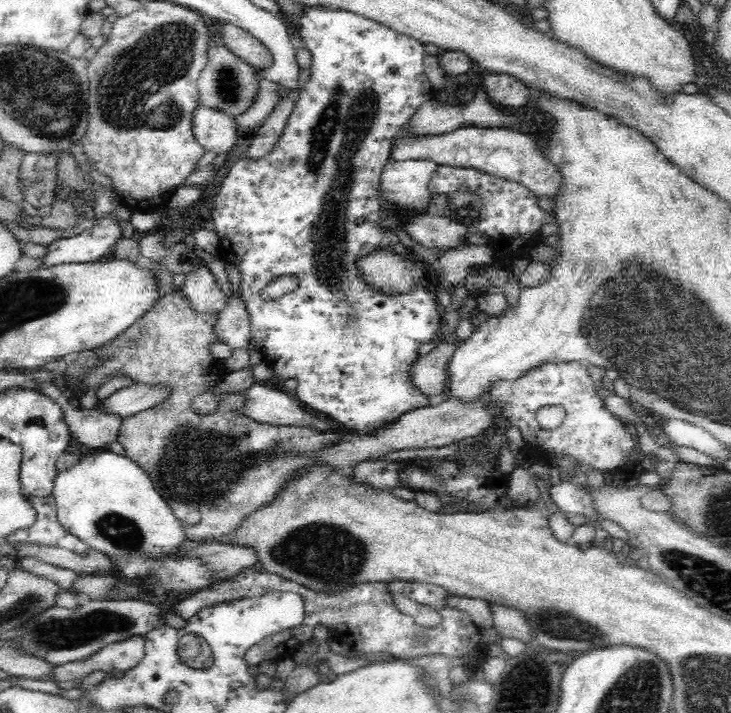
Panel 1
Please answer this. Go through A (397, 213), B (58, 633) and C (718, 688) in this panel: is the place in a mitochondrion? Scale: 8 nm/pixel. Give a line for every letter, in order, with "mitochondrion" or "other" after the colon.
A: mitochondrion
B: mitochondrion
C: mitochondrion

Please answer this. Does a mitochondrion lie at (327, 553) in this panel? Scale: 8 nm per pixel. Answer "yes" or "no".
yes

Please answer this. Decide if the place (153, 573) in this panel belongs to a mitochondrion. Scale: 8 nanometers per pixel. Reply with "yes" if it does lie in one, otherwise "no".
yes

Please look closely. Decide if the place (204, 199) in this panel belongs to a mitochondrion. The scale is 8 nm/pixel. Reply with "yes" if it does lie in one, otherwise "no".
no

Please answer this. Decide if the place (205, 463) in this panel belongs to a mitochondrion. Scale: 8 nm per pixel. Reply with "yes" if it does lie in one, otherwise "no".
yes

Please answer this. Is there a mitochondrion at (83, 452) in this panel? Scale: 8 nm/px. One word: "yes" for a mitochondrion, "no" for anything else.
no

